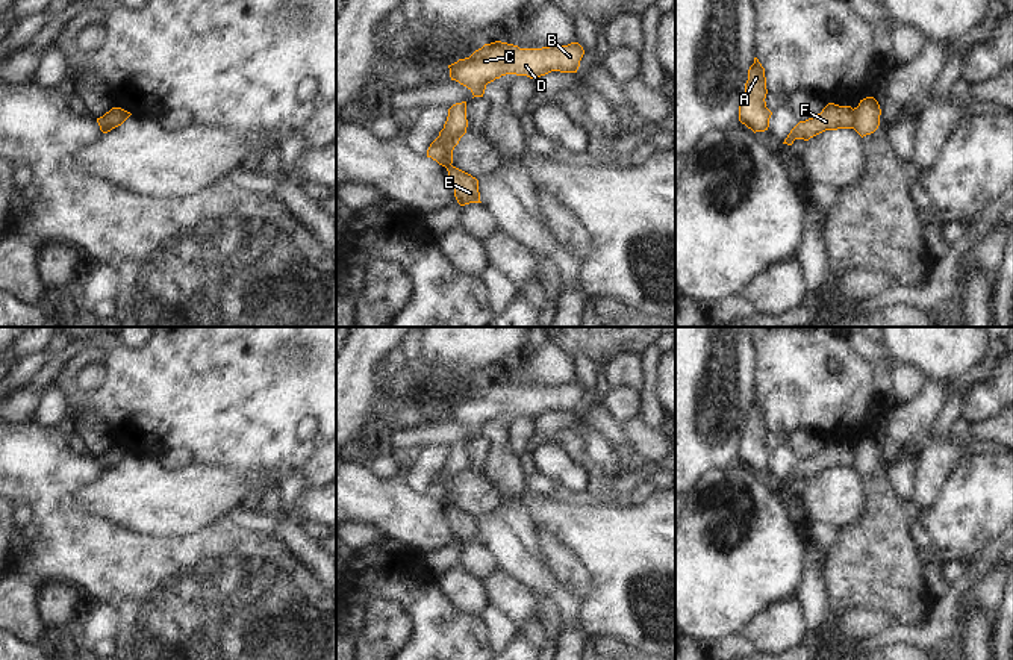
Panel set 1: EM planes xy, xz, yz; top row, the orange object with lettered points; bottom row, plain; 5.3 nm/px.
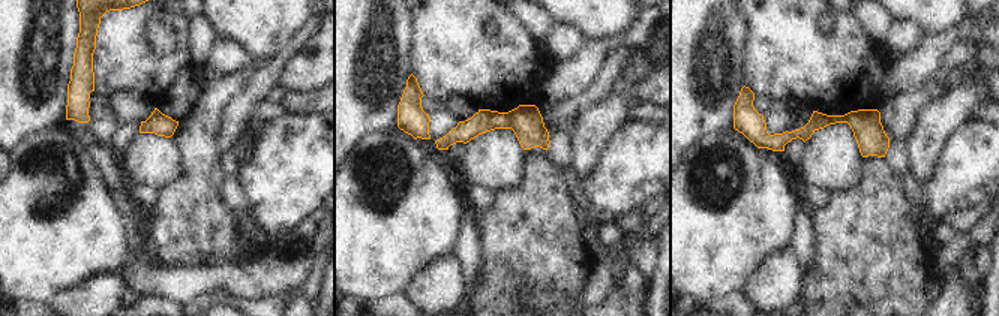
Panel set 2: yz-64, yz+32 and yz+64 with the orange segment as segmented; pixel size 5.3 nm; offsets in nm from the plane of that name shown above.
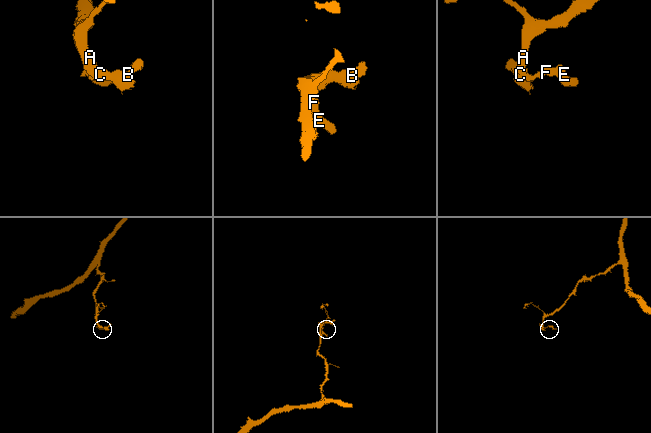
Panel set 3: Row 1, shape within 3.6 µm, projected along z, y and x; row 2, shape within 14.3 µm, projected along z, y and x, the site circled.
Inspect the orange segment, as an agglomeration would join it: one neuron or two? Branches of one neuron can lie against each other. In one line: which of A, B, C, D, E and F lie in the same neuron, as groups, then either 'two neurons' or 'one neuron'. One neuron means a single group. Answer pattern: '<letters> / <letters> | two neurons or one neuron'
A B C D F / E | two neurons

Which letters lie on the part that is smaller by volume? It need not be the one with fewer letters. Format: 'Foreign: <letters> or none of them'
Foreign: E

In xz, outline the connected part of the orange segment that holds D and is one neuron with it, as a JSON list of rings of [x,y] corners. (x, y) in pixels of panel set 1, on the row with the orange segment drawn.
[[[495,41],[485,44],[469,58],[448,65],[451,80],[466,86],[474,97],[483,97],[486,85],[506,74],[530,79],[551,71],[577,73],[584,54],[578,42],[550,45],[542,48],[519,48]]]

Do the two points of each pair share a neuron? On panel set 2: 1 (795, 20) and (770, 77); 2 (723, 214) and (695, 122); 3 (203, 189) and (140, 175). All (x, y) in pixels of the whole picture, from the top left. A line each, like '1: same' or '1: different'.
1: same
2: different
3: different

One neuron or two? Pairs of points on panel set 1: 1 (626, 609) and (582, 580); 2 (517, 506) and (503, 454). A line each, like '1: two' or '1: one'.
1: two
2: one

